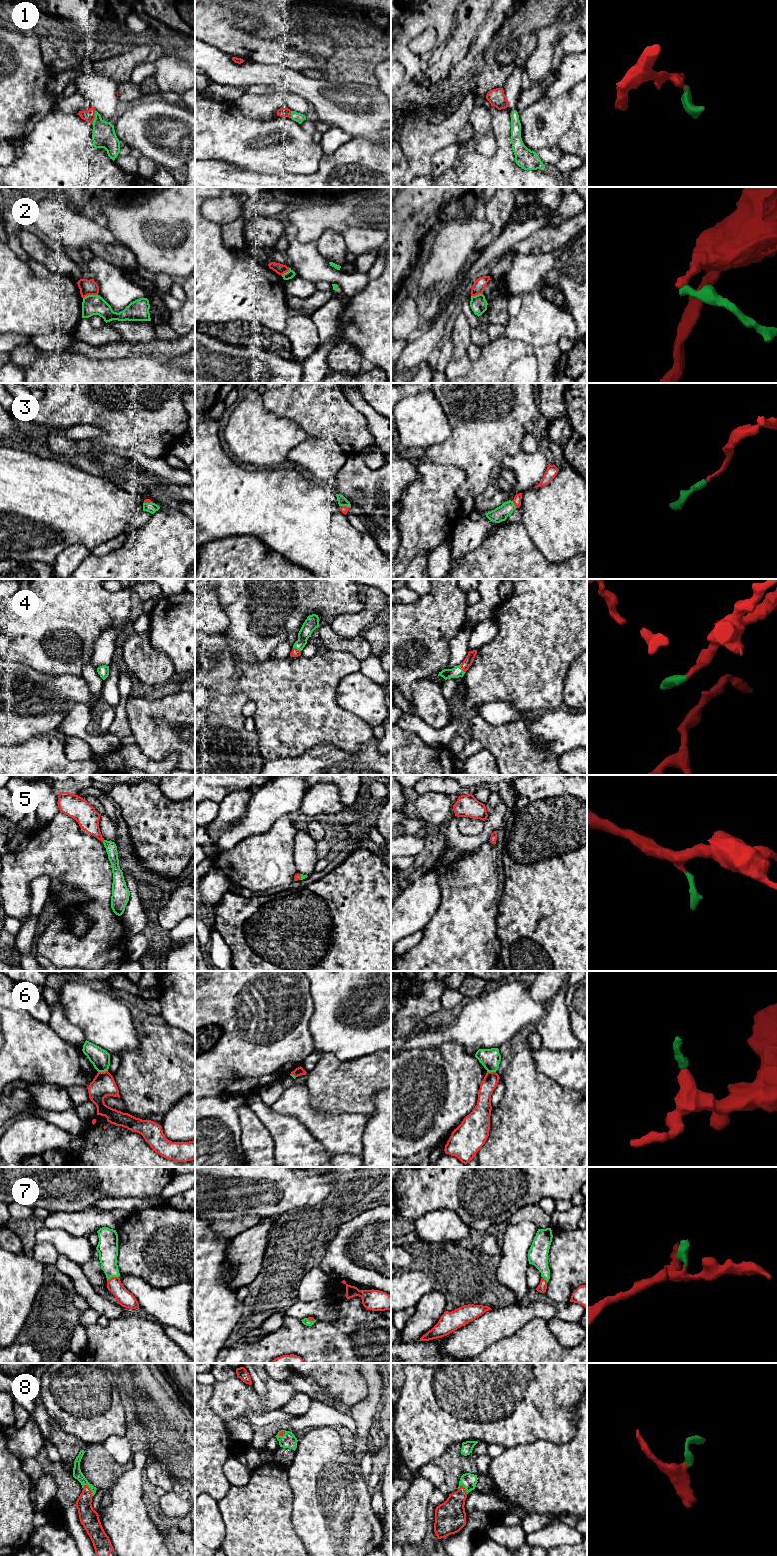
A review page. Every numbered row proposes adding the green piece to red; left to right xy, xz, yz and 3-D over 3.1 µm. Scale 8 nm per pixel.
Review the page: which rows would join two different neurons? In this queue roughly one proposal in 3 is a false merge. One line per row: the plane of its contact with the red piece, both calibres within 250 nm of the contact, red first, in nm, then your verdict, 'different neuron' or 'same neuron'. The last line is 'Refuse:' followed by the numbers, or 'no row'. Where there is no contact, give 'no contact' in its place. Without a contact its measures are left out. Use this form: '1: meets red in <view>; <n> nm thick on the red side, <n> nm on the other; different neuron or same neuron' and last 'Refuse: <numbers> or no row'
1: meets red in xy; 100 nm thick on the red side, 190 nm on the other; same neuron
2: meets red in xy; 130 nm thick on the red side, 160 nm on the other; different neuron
3: meets red in xz; 60 nm thick on the red side, 80 nm on the other; same neuron
4: meets red in yz; 70 nm thick on the red side, 90 nm on the other; same neuron
5: meets red in xz; 50 nm thick on the red side, 30 nm on the other; same neuron
6: meets red in xy; 180 nm thick on the red side, 160 nm on the other; different neuron
7: meets red in xy; 130 nm thick on the red side, 170 nm on the other; same neuron
8: meets red in xy; 160 nm thick on the red side, 80 nm on the other; same neuron
Refuse: 2, 6

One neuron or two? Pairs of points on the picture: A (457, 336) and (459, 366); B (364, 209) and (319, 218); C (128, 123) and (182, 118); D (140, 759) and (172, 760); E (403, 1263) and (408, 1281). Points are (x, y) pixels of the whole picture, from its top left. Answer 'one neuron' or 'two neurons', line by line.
A: one neuron
B: one neuron
C: one neuron
D: one neuron
E: two neurons

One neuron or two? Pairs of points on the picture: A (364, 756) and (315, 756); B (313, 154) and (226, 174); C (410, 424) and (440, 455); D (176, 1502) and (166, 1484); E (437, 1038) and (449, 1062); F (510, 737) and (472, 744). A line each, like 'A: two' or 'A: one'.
A: one
B: two
C: two
D: two
E: two
F: two

